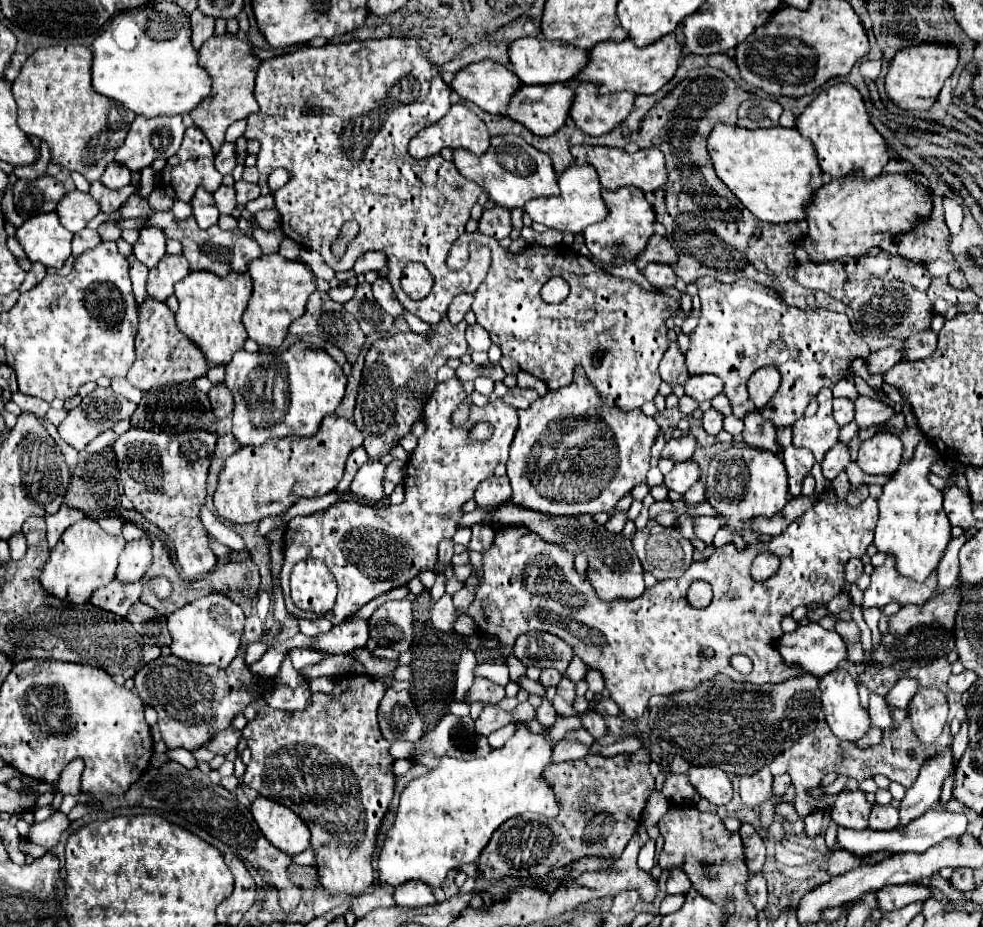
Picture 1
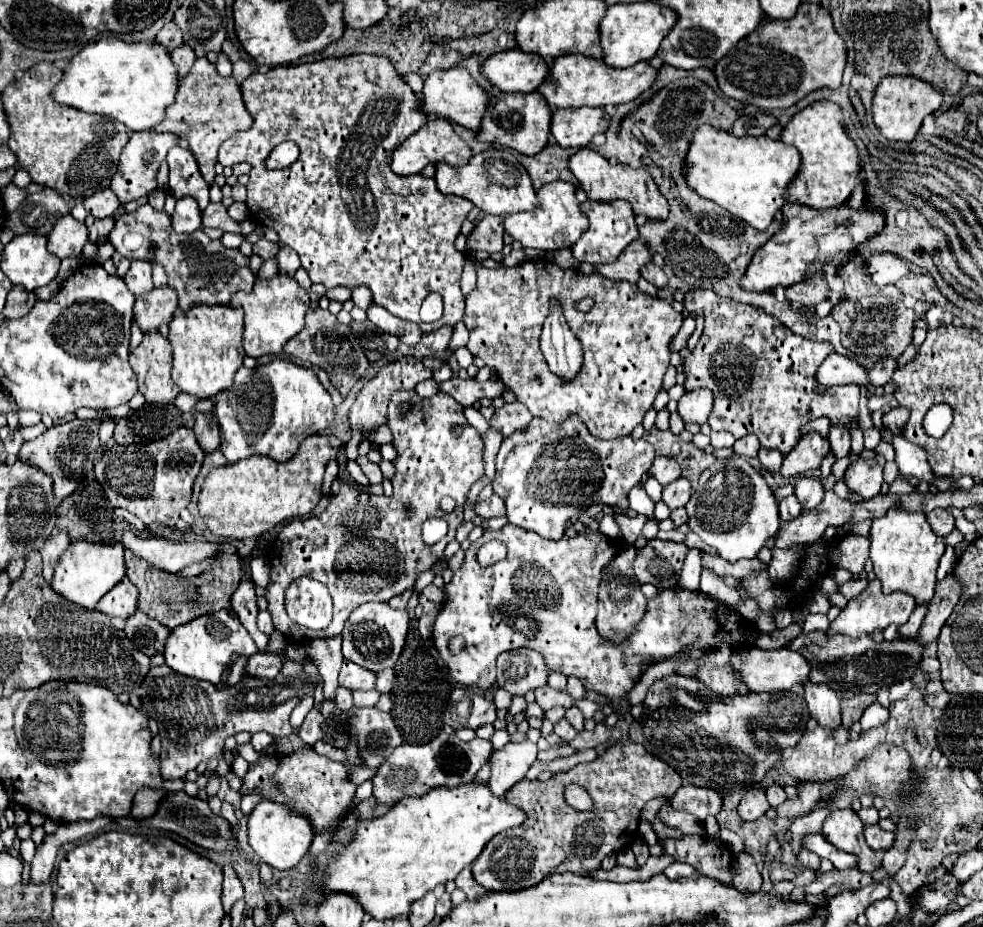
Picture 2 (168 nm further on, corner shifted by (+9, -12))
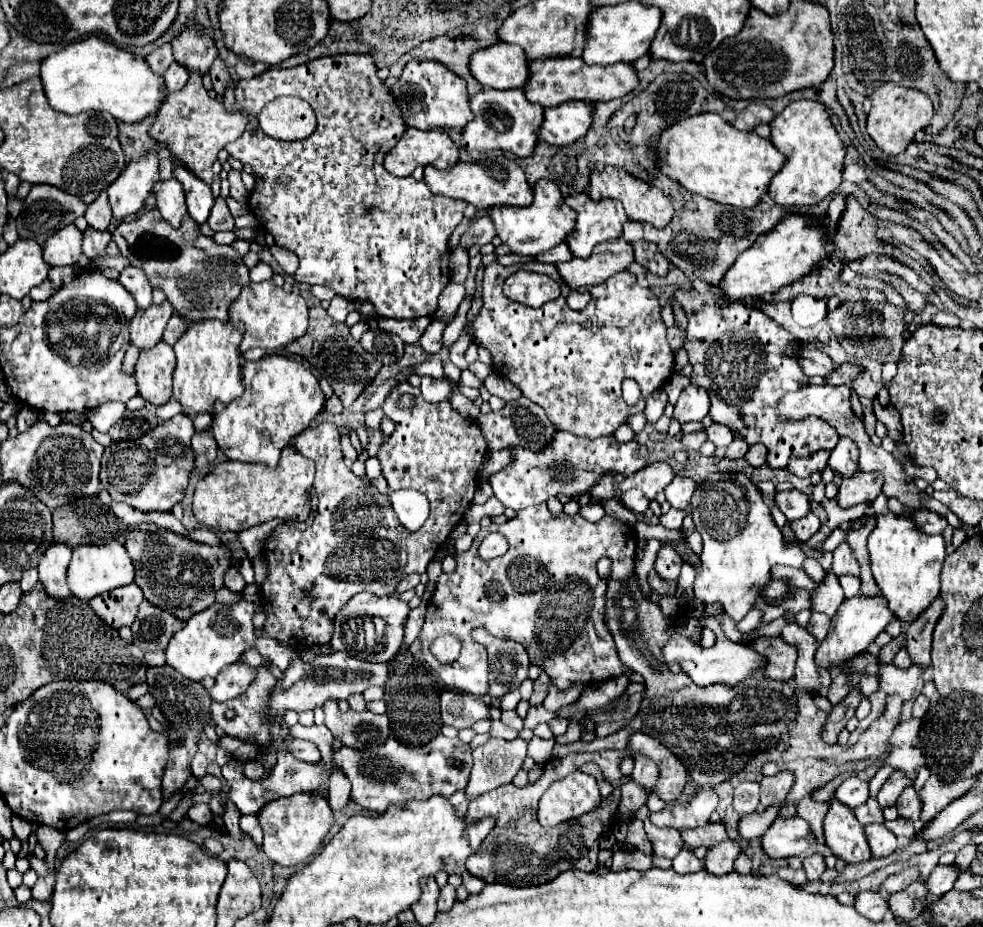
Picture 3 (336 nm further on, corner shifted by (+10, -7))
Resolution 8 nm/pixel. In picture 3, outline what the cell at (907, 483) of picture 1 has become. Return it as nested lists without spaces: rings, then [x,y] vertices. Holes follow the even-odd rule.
[[[879,512],[875,530],[869,536],[869,556],[871,556],[871,570],[873,570],[875,582],[877,582],[879,590],[883,592],[883,596],[887,598],[889,608],[895,612],[895,616],[903,624],[911,624],[939,594],[939,572],[941,572],[943,558],[945,558],[943,536],[941,534],[931,536],[931,534],[921,532],[921,528],[917,528],[917,522],[911,516]]]

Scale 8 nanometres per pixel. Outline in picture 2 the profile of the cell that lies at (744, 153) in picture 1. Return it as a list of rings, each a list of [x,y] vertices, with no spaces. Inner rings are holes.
[[[700,125],[690,139],[684,165],[686,183],[692,191],[764,231],[772,223],[776,211],[784,205],[784,187],[794,179],[800,167],[800,153],[766,135],[734,137],[712,125]]]

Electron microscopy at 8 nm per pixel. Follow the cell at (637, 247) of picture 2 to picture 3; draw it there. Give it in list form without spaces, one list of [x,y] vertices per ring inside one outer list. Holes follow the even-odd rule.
[[[611,240],[605,244],[599,244],[593,250],[593,256],[585,260],[569,260],[563,264],[557,264],[559,274],[569,284],[571,290],[587,288],[593,284],[601,284],[609,276],[623,272],[633,262],[633,246],[627,240]]]

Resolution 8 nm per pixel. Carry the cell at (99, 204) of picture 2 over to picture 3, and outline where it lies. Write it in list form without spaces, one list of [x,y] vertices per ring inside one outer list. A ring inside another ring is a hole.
[[[101,192],[89,206],[85,212],[85,218],[89,222],[89,226],[97,228],[97,230],[107,230],[111,224],[111,212],[109,212],[109,198],[105,196],[105,192]]]

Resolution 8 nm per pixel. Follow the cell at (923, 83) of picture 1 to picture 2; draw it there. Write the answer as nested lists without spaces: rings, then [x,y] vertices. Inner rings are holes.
[[[884,77],[874,91],[872,119],[888,141],[910,143],[920,131],[924,117],[938,111],[940,103],[942,93],[938,93],[932,85],[926,85],[924,81],[914,81],[914,77]]]

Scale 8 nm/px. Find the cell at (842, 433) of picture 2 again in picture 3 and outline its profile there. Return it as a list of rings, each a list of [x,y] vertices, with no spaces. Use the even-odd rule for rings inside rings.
[[[847,436],[839,440],[839,444],[831,450],[831,458],[829,458],[829,466],[837,472],[841,472],[843,476],[851,476],[857,470],[857,446],[853,440],[849,440]]]

